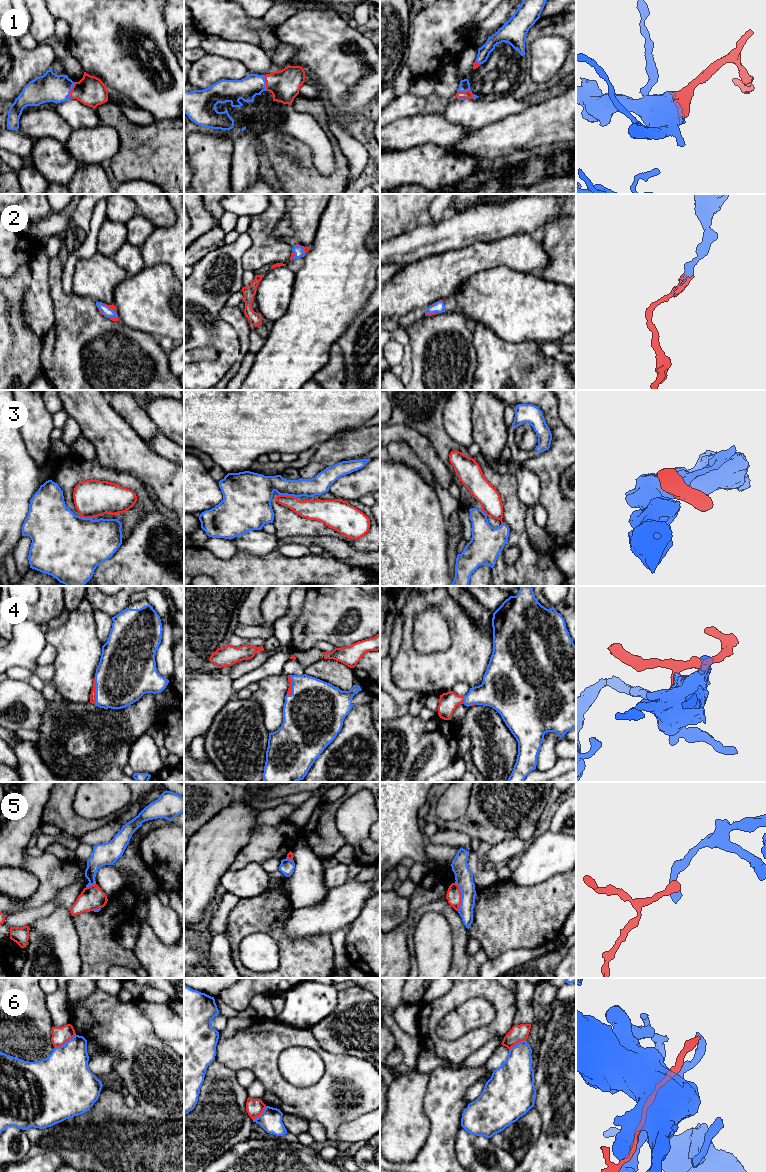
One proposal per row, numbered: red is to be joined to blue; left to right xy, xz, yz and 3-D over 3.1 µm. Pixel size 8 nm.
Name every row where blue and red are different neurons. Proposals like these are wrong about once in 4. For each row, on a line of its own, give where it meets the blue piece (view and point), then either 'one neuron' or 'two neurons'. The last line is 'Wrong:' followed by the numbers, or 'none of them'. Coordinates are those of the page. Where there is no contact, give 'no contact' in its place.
1: contact xy (70, 91); one neuron
2: contact xy (109, 308); one neuron
3: contact xz (288, 495); one neuron
4: contact xy (96, 690); one neuron
5: contact yz (462, 896); two neurons
6: contact xy (65, 1043); one neuron
Wrong: 5

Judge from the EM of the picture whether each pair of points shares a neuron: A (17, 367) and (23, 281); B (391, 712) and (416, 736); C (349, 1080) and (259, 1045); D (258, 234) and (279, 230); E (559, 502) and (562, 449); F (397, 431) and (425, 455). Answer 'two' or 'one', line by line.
A: one
B: two
C: one
D: two
E: one
F: one

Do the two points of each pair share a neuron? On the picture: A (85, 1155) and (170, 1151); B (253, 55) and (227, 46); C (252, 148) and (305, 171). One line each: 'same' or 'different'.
A: same
B: same
C: different

